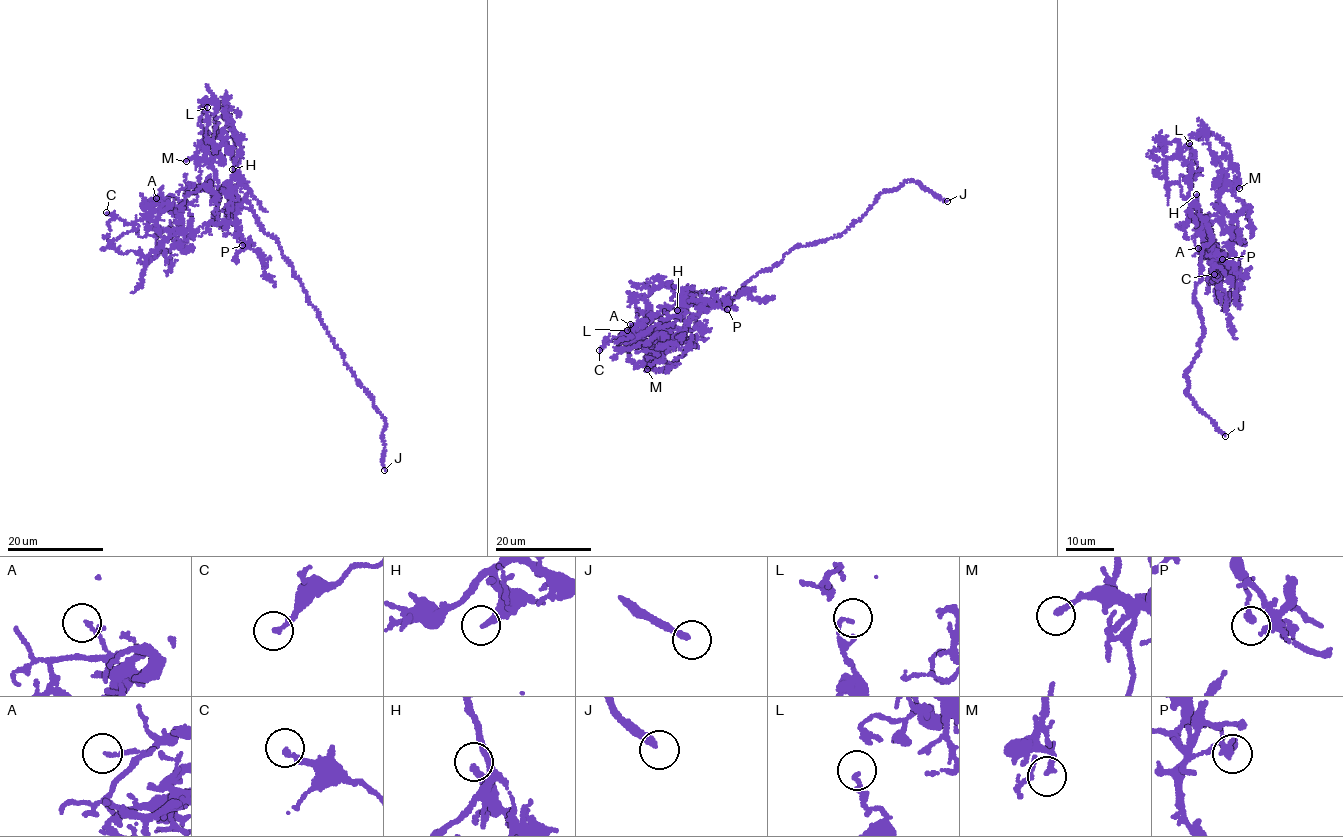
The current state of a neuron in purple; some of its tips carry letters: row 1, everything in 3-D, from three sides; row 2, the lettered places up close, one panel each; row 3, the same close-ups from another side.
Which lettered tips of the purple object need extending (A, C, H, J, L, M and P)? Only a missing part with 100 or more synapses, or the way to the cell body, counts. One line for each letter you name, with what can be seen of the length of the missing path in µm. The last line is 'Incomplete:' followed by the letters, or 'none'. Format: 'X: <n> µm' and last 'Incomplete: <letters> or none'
H: 45 µm
J: 30 µm
M: 30 µm
Incomplete: H, J, M

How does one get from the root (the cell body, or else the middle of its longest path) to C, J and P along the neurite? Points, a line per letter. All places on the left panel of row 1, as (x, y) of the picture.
C: (286, 258), (277, 239), (263, 231), (240, 182), (216, 194), (202, 187), (179, 205), (130, 224), (106, 212)
J: (286, 258), (327, 334), (343, 354), (344, 365), (384, 418), (381, 462), (384, 470)
P: (286, 258), (277, 239), (263, 231), (253, 212), (241, 208), (236, 214), (235, 222), (242, 245)

